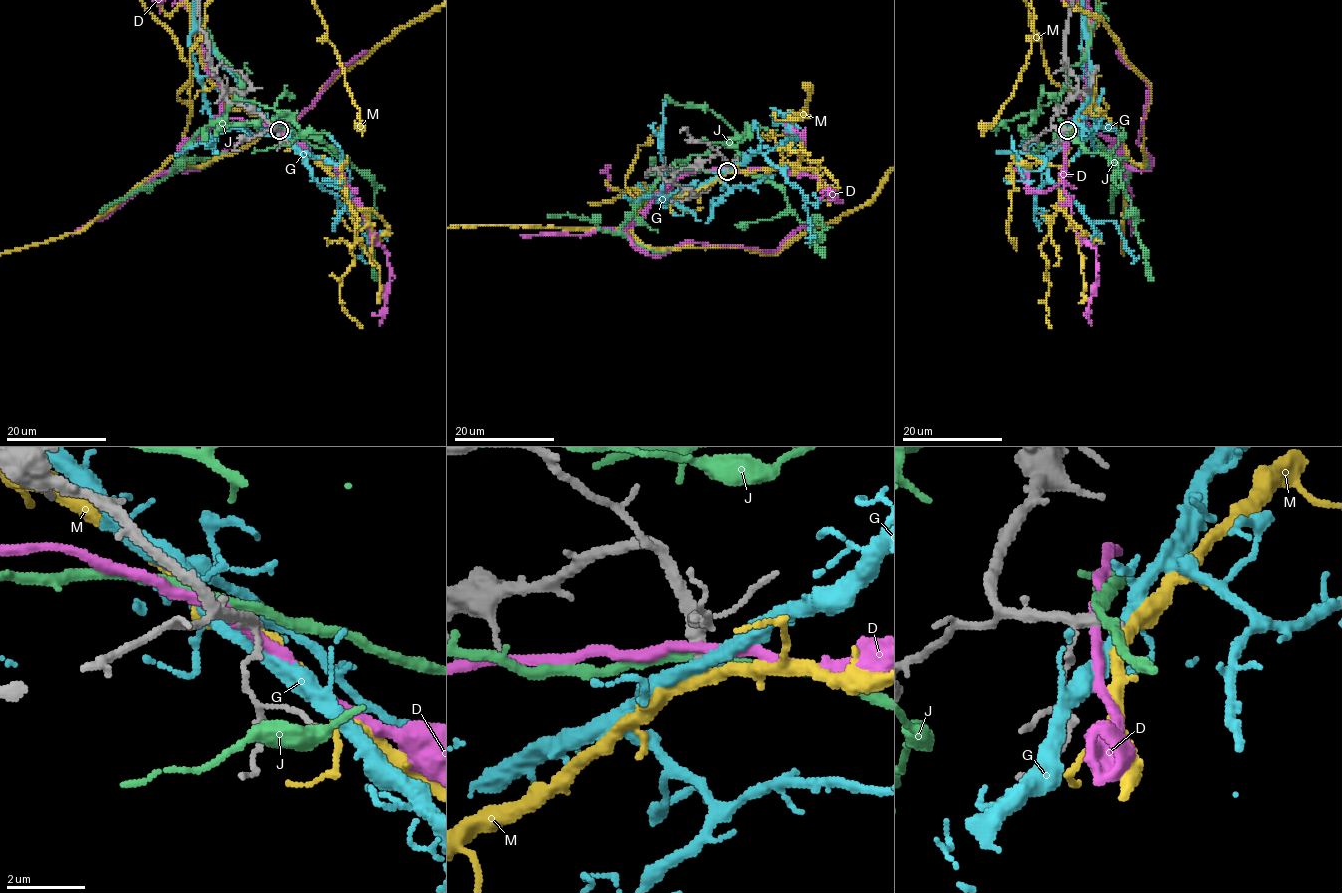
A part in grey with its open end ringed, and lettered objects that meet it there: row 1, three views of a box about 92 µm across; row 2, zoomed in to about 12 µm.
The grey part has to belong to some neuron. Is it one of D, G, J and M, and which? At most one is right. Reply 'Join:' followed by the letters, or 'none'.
Join: none

